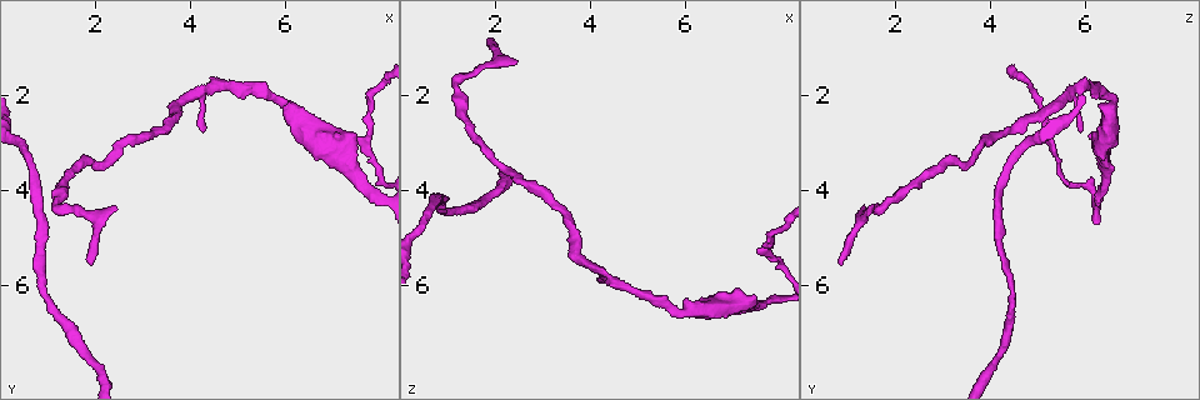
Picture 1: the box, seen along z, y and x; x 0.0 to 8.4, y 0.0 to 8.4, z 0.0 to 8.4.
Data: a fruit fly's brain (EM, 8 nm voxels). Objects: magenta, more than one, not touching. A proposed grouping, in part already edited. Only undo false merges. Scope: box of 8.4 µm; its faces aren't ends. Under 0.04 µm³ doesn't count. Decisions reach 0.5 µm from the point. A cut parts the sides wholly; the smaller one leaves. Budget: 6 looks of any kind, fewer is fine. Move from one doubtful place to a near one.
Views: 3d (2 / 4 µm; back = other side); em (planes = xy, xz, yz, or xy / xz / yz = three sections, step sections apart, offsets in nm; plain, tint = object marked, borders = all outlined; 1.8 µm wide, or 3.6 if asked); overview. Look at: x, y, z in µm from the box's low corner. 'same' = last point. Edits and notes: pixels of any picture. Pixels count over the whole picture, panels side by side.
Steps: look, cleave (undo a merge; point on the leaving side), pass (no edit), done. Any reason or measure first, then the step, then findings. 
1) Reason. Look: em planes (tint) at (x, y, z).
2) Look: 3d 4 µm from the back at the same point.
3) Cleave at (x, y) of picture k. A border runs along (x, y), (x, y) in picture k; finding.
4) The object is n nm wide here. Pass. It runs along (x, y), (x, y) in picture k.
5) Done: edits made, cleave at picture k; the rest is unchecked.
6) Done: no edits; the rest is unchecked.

Sudden change in width. Look: 3d 4 µm from the back at (6.25, 2.50, 6.50).

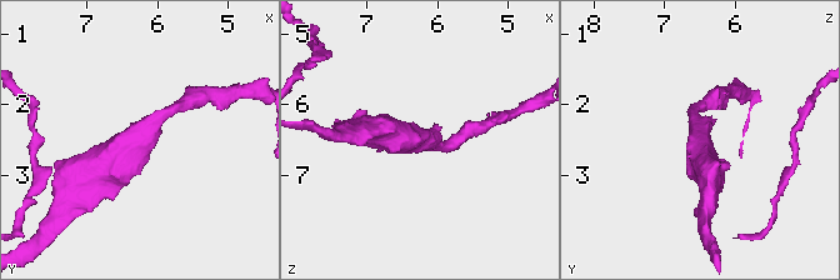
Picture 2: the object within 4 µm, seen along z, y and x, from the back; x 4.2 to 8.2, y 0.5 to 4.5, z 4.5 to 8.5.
Look: em planes (tint) at (6.25, 2.45, 6.55).

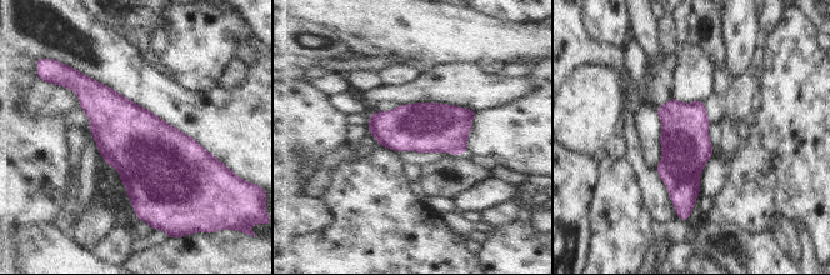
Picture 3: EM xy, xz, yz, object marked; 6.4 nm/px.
The arms are 180, 480 nm wide. Pass. Continuous, no second neuron.

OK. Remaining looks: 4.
Calibre changes. Look: em xy step 4 (borders) at (7.70, 3.90, 6.35).

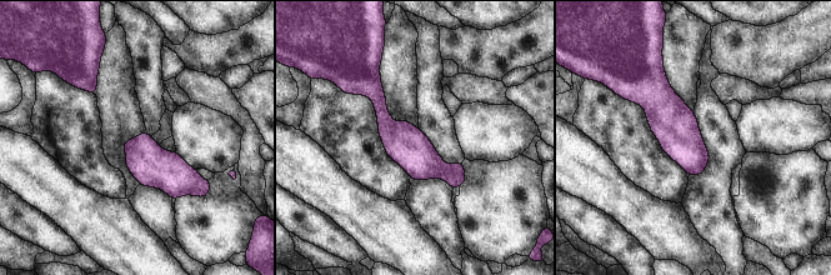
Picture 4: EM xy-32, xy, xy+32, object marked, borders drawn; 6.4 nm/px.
Pass. All the same neuron.

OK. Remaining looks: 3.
Abrupt turn. Look: em yz step 8 (tint) at (1.15, 4.35, 1.75).

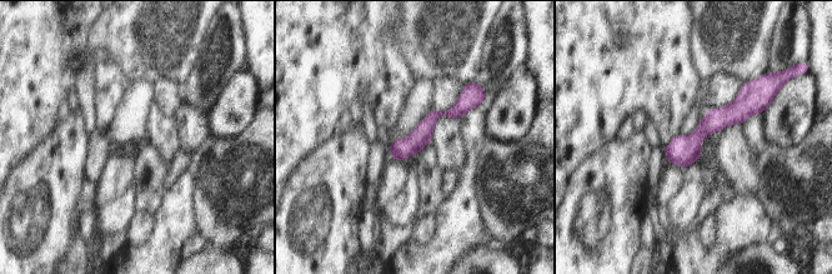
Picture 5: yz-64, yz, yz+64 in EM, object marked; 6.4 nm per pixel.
Cut it another way. Look: em planes (tint) at the same point.

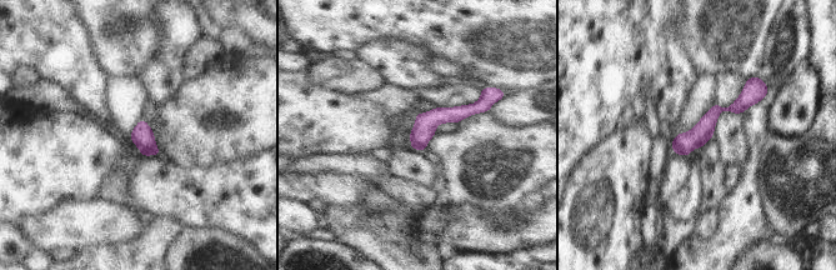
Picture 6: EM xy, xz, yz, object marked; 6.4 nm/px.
The object is 140 nm wide here. Pass. One neuron here.

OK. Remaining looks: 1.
Done: no edits; the rest is unchecked.

